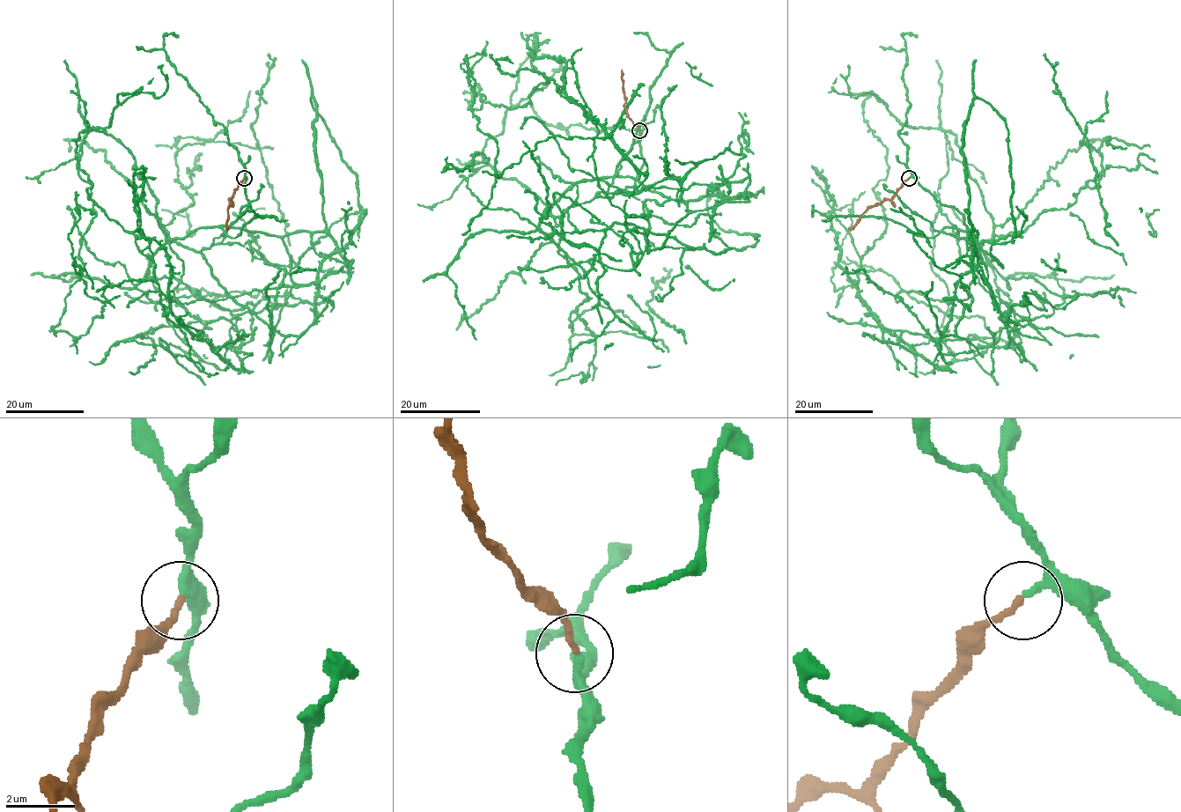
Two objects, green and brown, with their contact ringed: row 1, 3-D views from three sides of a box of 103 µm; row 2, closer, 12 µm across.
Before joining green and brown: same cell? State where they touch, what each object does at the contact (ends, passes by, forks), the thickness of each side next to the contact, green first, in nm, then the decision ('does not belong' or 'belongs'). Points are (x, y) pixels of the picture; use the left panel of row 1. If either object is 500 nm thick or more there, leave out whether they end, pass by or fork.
place (244, 178); green ends; brown ends; calibres 240 and 190 nm; belongs

